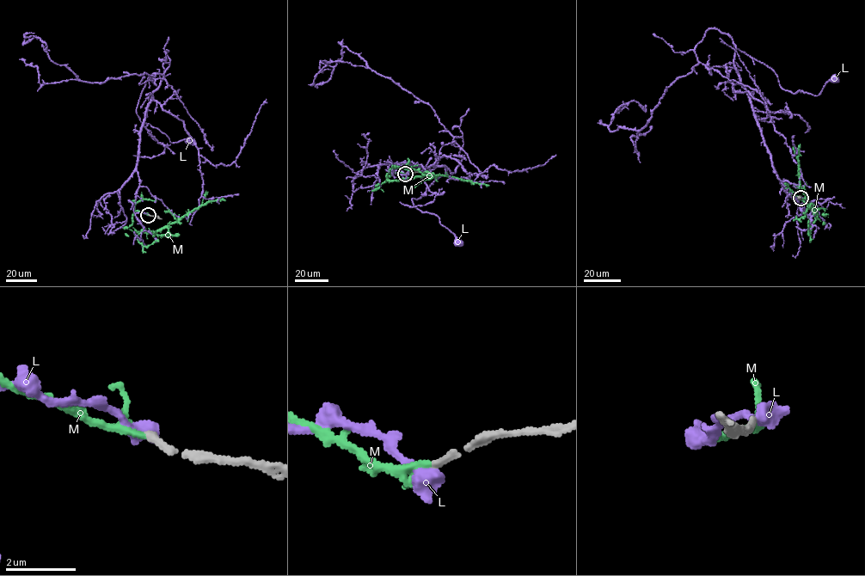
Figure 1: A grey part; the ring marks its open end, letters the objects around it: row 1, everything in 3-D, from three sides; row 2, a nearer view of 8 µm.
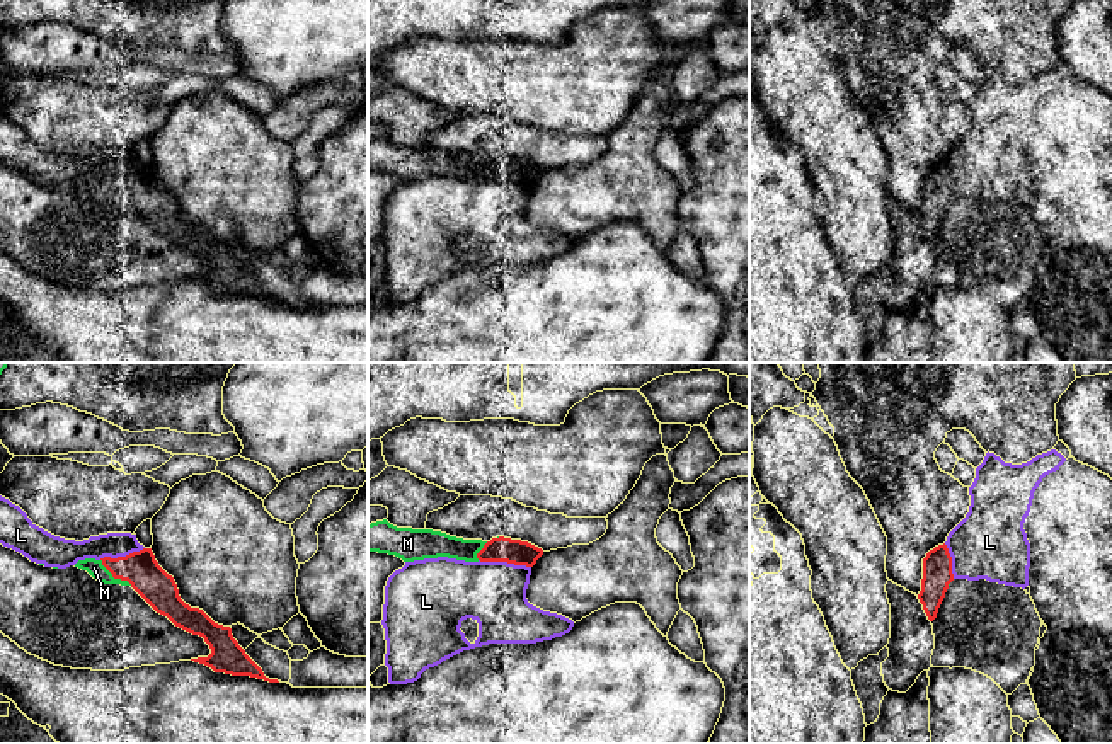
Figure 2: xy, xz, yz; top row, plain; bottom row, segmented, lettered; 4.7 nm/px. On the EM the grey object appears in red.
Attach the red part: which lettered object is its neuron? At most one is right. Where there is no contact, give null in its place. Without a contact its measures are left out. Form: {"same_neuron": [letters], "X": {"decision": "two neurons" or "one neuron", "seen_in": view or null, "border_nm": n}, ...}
{"same_neuron": ["M"], "L": {"decision": "two neurons", "seen_in": "xz", "border_nm": 260}, "M": {"decision": "one neuron", "seen_in": "xy", "border_nm": 200}}

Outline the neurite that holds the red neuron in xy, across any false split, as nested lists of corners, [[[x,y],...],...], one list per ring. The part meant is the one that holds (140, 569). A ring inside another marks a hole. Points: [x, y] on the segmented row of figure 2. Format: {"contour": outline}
{"contour": [[[152,548],[118,558],[85,558],[78,560],[75,567],[87,570],[104,584],[131,586],[157,613],[167,616],[175,627],[203,637],[211,654],[191,661],[204,664],[215,672],[279,683],[264,676],[262,669],[233,638],[230,627],[215,623],[203,610],[191,608],[181,599],[174,577],[158,565]]]}

